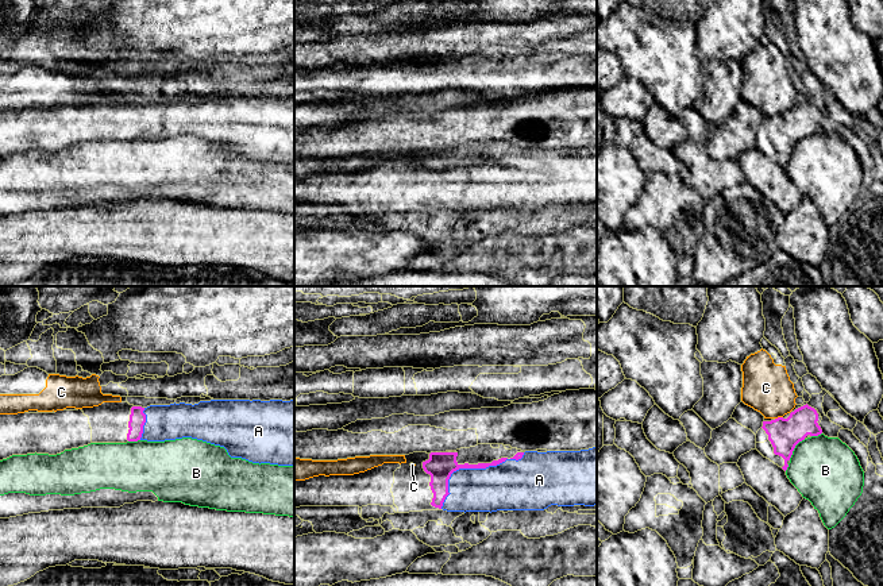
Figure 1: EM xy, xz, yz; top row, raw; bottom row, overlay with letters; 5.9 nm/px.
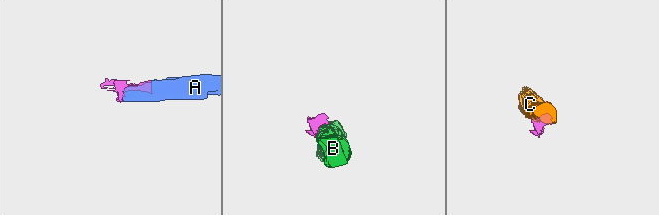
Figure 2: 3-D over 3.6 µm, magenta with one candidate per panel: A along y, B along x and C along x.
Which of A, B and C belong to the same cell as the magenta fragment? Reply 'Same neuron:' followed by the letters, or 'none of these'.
Same neuron: A

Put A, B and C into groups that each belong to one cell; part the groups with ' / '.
A / B / C

